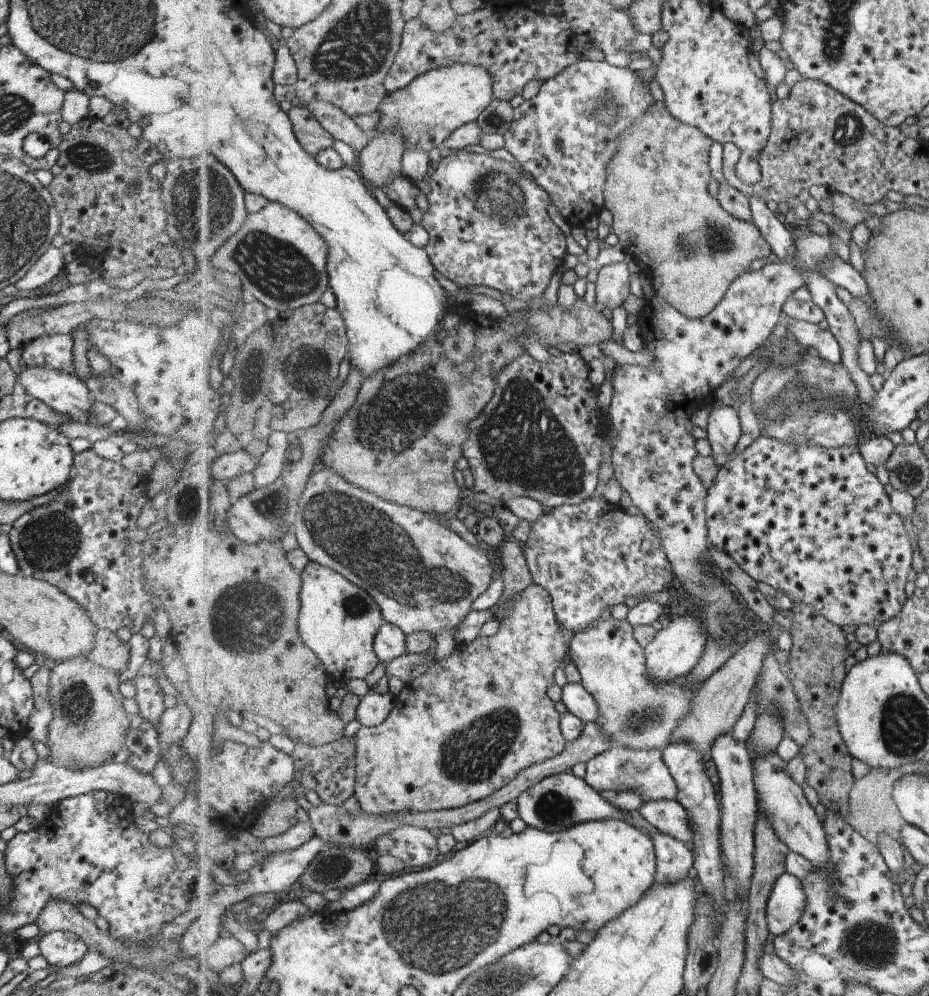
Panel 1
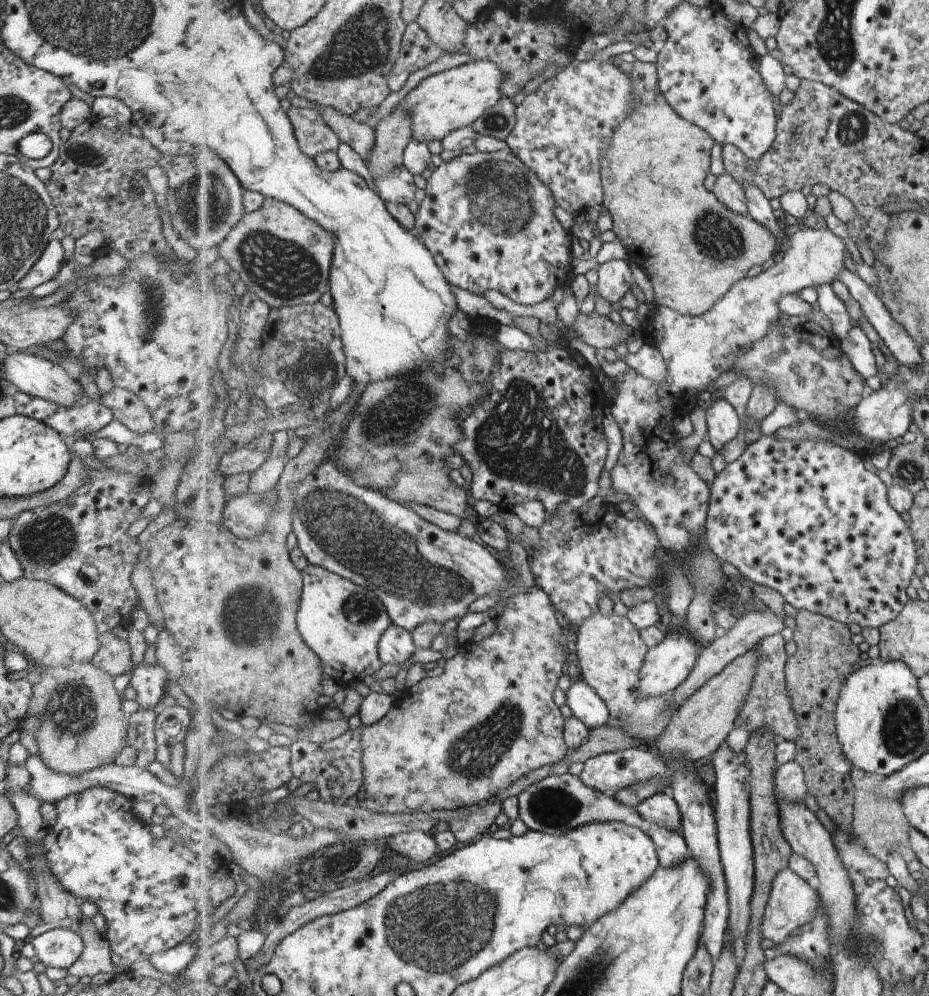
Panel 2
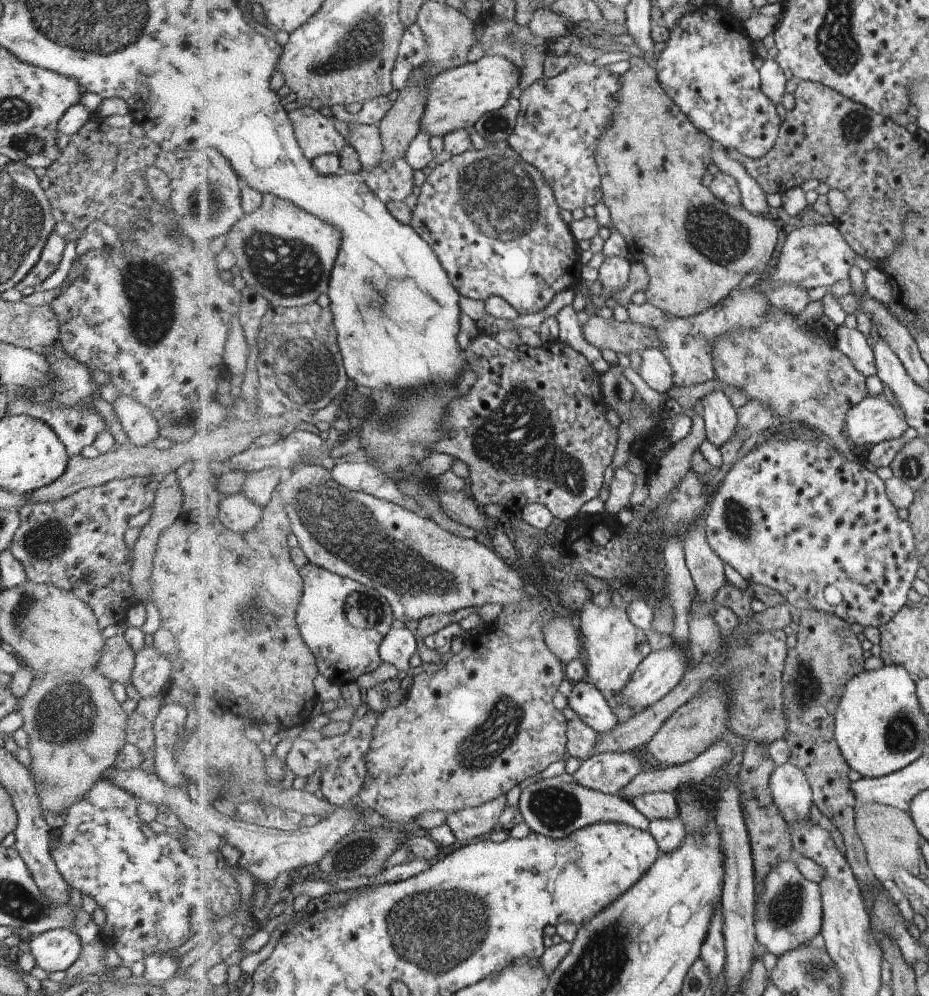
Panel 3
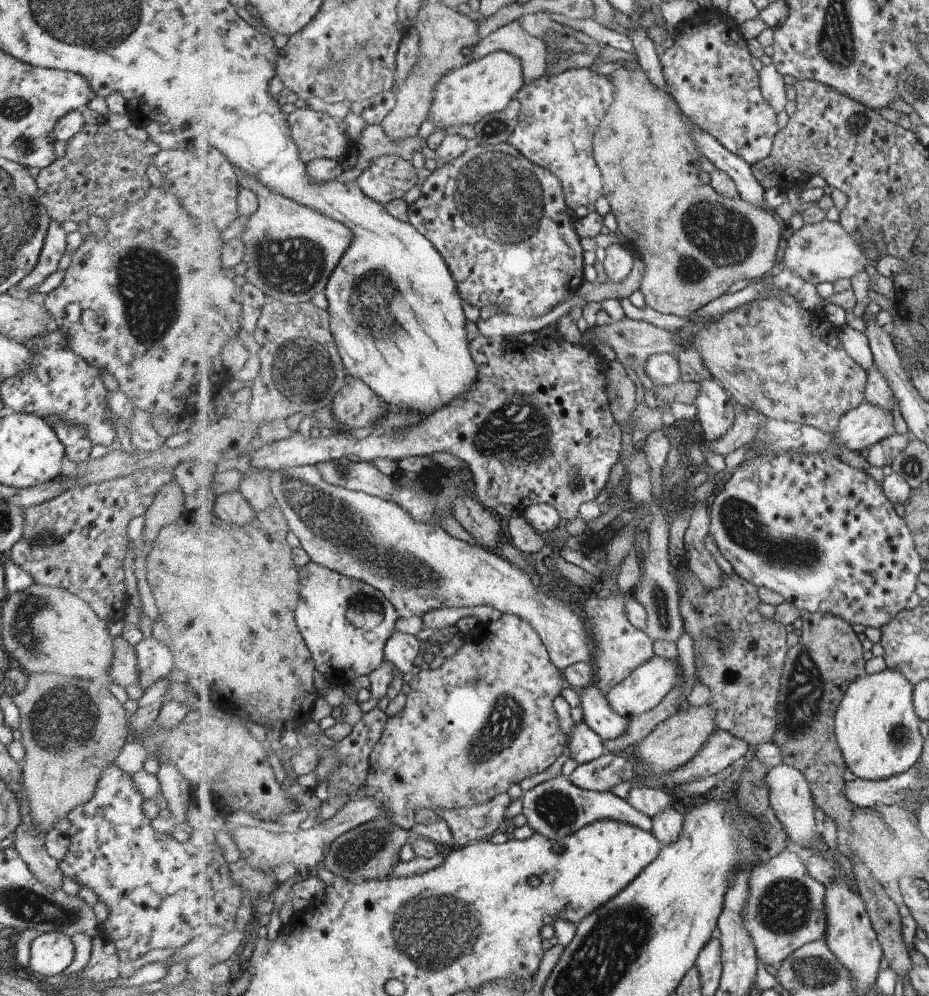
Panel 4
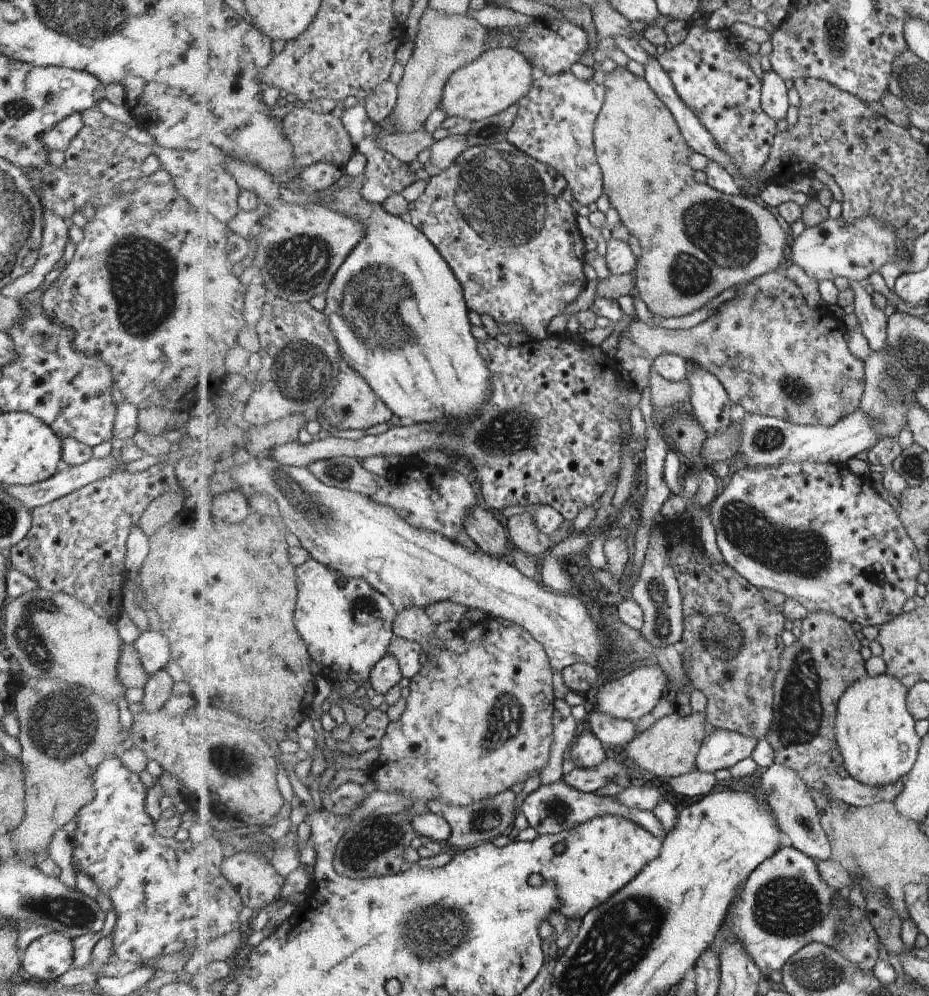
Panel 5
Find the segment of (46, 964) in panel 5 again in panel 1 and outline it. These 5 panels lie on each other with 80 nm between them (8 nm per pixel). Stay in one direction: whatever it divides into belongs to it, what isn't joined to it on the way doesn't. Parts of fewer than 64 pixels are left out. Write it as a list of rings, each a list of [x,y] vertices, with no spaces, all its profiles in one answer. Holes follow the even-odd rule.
[[[51,931],[38,938],[38,948],[41,956],[49,966],[67,966],[78,963],[87,948],[85,943],[73,933]]]

